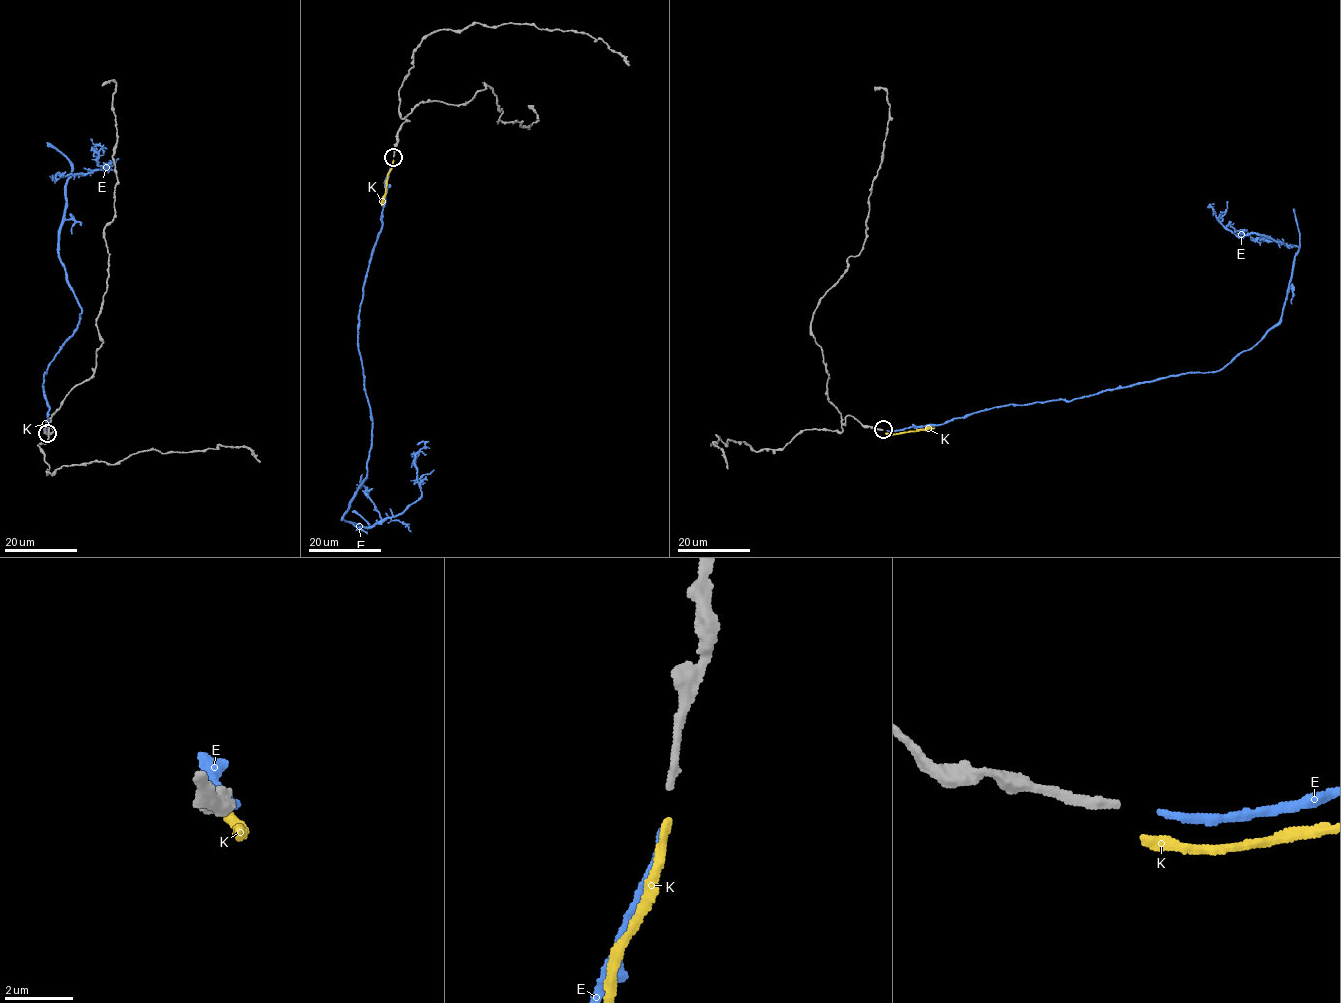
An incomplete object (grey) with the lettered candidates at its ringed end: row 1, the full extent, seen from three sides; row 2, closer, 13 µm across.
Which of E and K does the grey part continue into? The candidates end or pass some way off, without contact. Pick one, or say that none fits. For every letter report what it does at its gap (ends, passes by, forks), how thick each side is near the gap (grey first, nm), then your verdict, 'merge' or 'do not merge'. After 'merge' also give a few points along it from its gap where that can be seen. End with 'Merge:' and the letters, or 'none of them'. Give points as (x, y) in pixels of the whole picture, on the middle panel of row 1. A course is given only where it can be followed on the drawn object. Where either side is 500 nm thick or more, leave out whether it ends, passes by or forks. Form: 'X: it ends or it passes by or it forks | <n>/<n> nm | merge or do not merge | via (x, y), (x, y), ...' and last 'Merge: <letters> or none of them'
E: it ends | 240/200 nm | merge | via (392, 160), (359, 314), (367, 475), (342, 519), (381, 523), (421, 496), (417, 444)
K: it ends | 240/260 nm | do not merge
Merge: E

